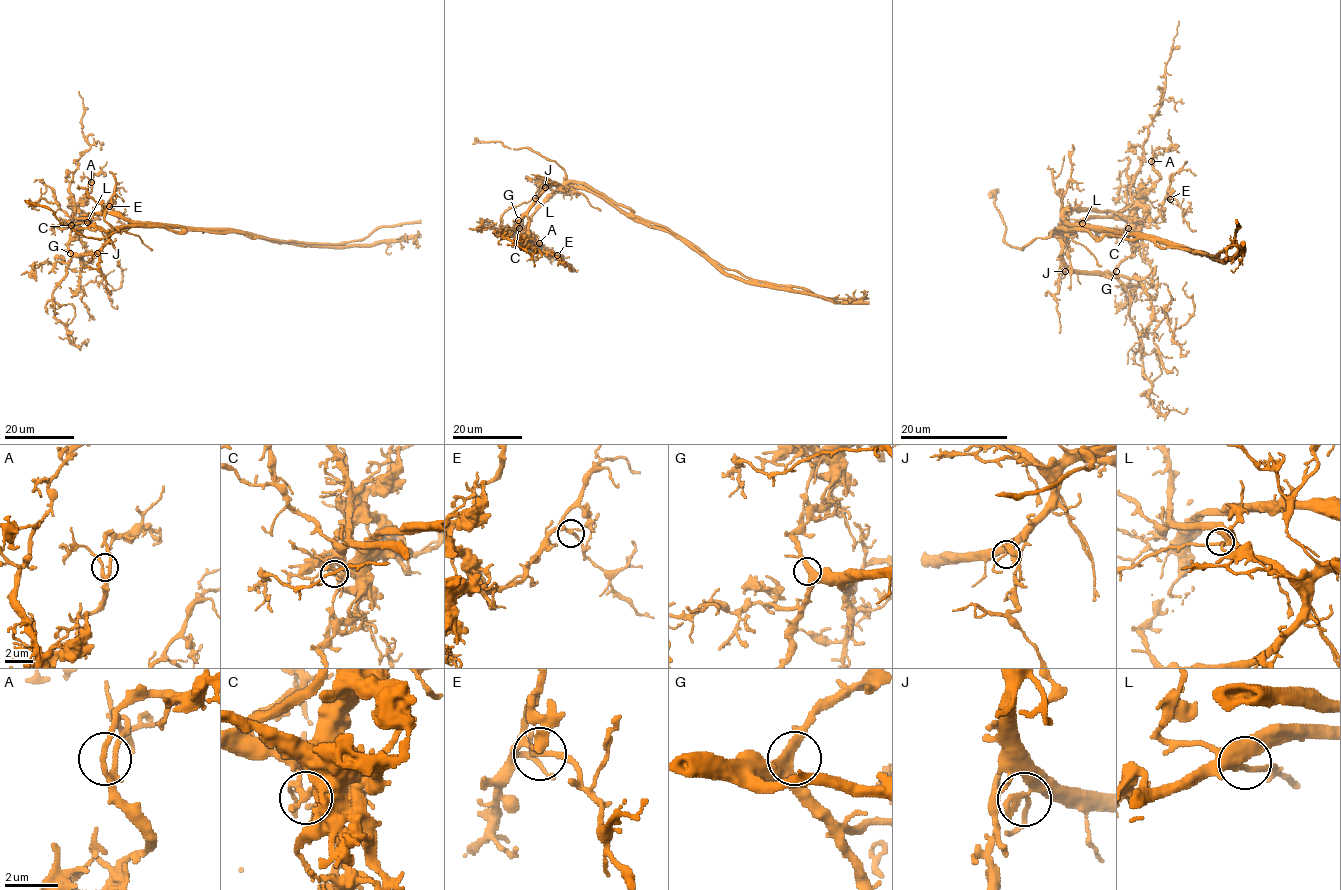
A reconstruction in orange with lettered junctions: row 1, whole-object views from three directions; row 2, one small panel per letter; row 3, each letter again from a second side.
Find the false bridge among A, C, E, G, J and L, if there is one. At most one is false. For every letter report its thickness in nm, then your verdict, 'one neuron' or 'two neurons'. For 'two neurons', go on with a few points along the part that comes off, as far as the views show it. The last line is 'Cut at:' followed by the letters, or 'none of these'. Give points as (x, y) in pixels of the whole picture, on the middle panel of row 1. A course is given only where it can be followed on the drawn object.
A: 190 nm | one neuron
C: 220 nm | two neurons | (518, 228), (552, 195), (577, 186), (678, 235), (746, 280), (844, 302), (860, 302), (867, 291)
E: 240 nm | one neuron
G: 320 nm | one neuron
J: 240 nm | one neuron
L: 280 nm | one neuron
Cut at: C

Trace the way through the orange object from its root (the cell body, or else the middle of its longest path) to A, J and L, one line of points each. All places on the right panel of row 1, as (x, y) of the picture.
A: (1109, 232), (1077, 228), (1063, 215), (1070, 209), (1098, 209), (1129, 216), (1159, 180), (1151, 161)
J: (1109, 232), (1058, 230), (1063, 235), (1065, 271)
L: (1109, 232), (1058, 230), (1063, 235), (1061, 236), (1066, 228), (1082, 223)

